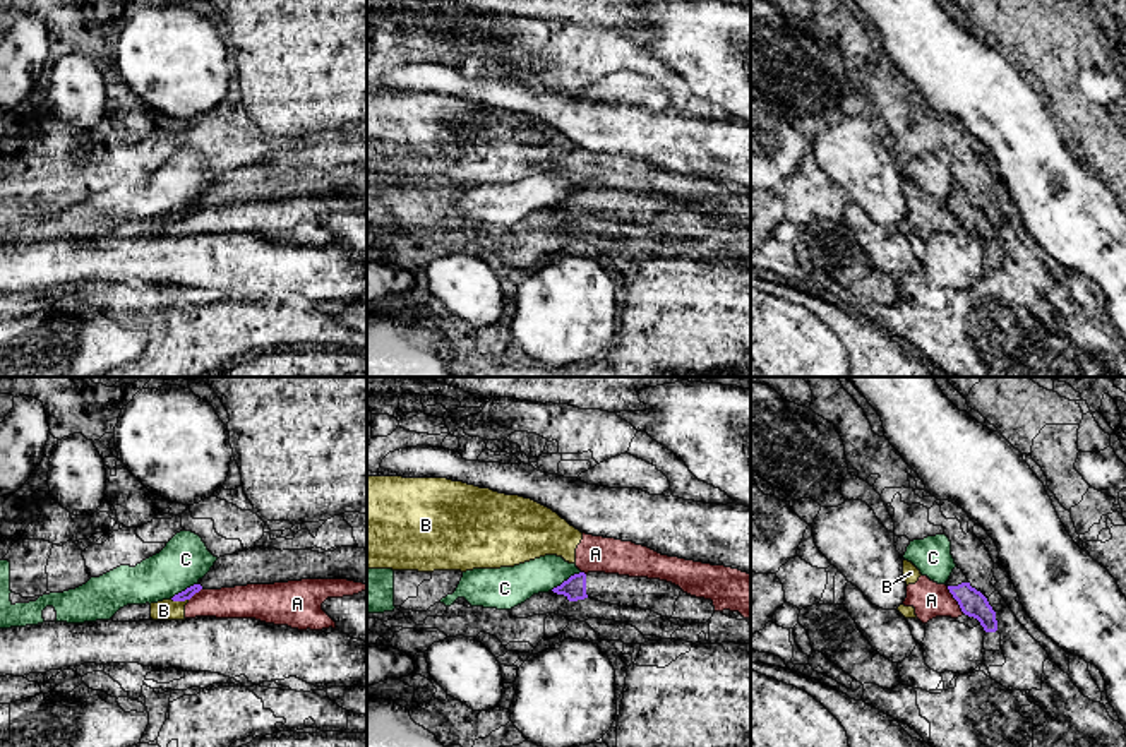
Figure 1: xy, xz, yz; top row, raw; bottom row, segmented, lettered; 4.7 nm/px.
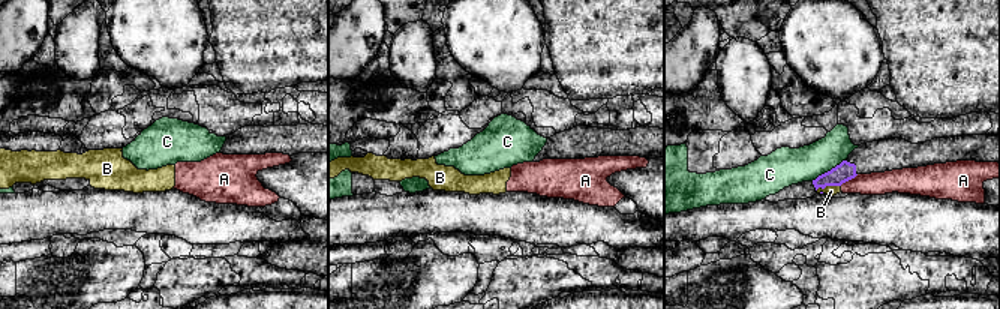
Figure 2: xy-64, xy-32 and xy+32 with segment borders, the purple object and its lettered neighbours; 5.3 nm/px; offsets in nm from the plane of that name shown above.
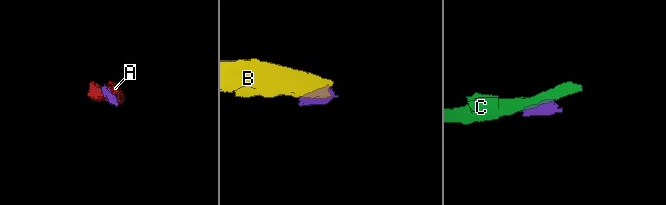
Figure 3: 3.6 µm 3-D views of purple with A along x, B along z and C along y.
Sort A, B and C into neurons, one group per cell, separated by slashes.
A B / C

